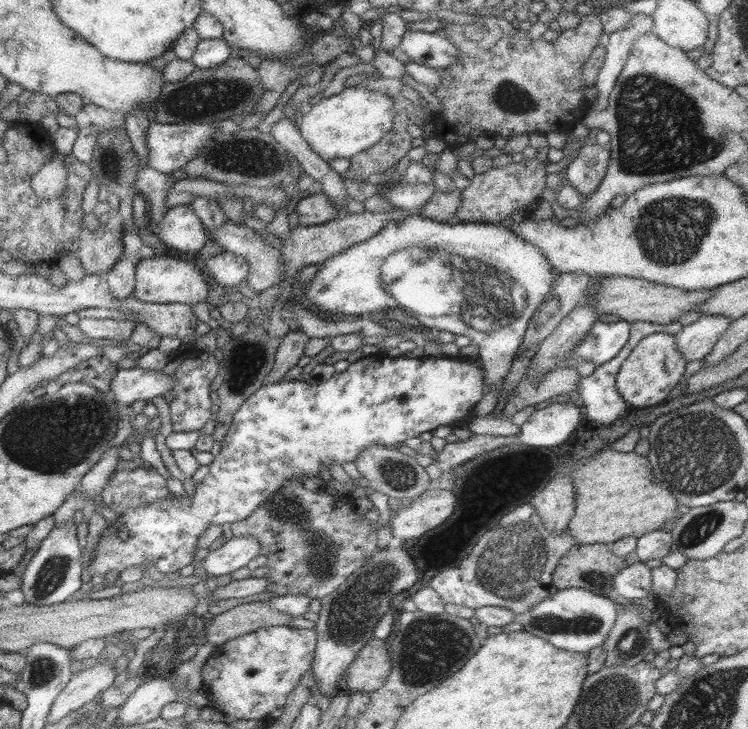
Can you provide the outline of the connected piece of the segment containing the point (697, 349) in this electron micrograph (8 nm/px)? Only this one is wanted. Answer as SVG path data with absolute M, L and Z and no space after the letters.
M702 315L694 323L684 325L682 331L677 334L676 348L687 362L701 362L706 354L712 352L712 348L730 325L732 320L726 316Z

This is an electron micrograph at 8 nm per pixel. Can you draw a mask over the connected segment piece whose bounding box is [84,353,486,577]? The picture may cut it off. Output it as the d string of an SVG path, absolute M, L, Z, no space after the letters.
M420 353L412 355L401 355L398 357L390 358L388 354L370 354L359 359L354 363L350 363L347 370L343 372L335 372L330 379L320 384L309 384L308 382L300 381L298 379L293 381L282 380L280 382L274 382L272 384L263 384L256 392L253 392L243 403L242 406L236 411L232 424L221 442L221 451L216 455L213 461L209 464L207 469L209 474L206 475L202 482L196 485L196 491L194 492L194 498L176 497L172 494L169 498L154 503L148 503L147 506L140 508L128 508L119 517L120 526L126 528L130 533L127 540L121 540L118 536L117 528L109 526L103 531L102 537L93 550L91 560L89 560L89 567L84 567L90 571L90 574L99 575L105 577L110 572L122 573L122 571L137 567L149 567L153 565L158 573L173 576L181 569L185 569L187 565L190 565L194 561L195 552L199 538L203 535L210 525L228 525L236 523L248 518L252 515L252 512L259 508L271 495L283 488L288 481L292 479L300 479L304 482L309 477L320 476L320 469L326 465L330 468L333 464L344 464L344 462L356 462L356 457L360 455L362 449L368 447L368 445L382 445L392 446L396 448L403 444L404 441L419 437L422 432L431 432L436 430L438 426L456 426L459 424L466 425L472 420L472 412L476 408L476 404L482 400L484 392L484 374L482 374L482 367L474 361L472 358L464 359L460 357L453 358L452 356L444 357L425 357Z

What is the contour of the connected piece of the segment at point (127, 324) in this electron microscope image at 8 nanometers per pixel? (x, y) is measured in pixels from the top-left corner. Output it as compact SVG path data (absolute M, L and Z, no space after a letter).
M81 318L78 328L82 334L93 338L95 342L107 340L129 340L137 323L128 320L114 320L112 318Z

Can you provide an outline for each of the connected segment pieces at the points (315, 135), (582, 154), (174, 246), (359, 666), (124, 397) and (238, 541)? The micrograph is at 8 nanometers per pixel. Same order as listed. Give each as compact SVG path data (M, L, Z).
M366 87L345 88L343 92L324 98L299 119L300 131L309 148L320 159L330 163L336 158L352 159L377 144L392 129L398 106L392 97Z
M585 144L567 167L566 182L576 187L580 195L590 195L606 176L610 162L610 148L604 149L598 144Z
M188 204L170 207L164 217L160 219L160 227L153 226L158 238L164 242L175 253L182 254L186 252L198 253L206 244L206 230L202 220L196 216L196 212Z
M372 638L346 670L343 690L369 693L378 690L392 670L392 658L386 642Z
M118 368L110 381L110 390L118 405L129 406L136 400L150 400L155 396L164 396L177 381L160 370L146 368Z
M233 537L220 549L211 550L201 565L208 576L220 577L246 567L259 553L260 543L253 537Z

